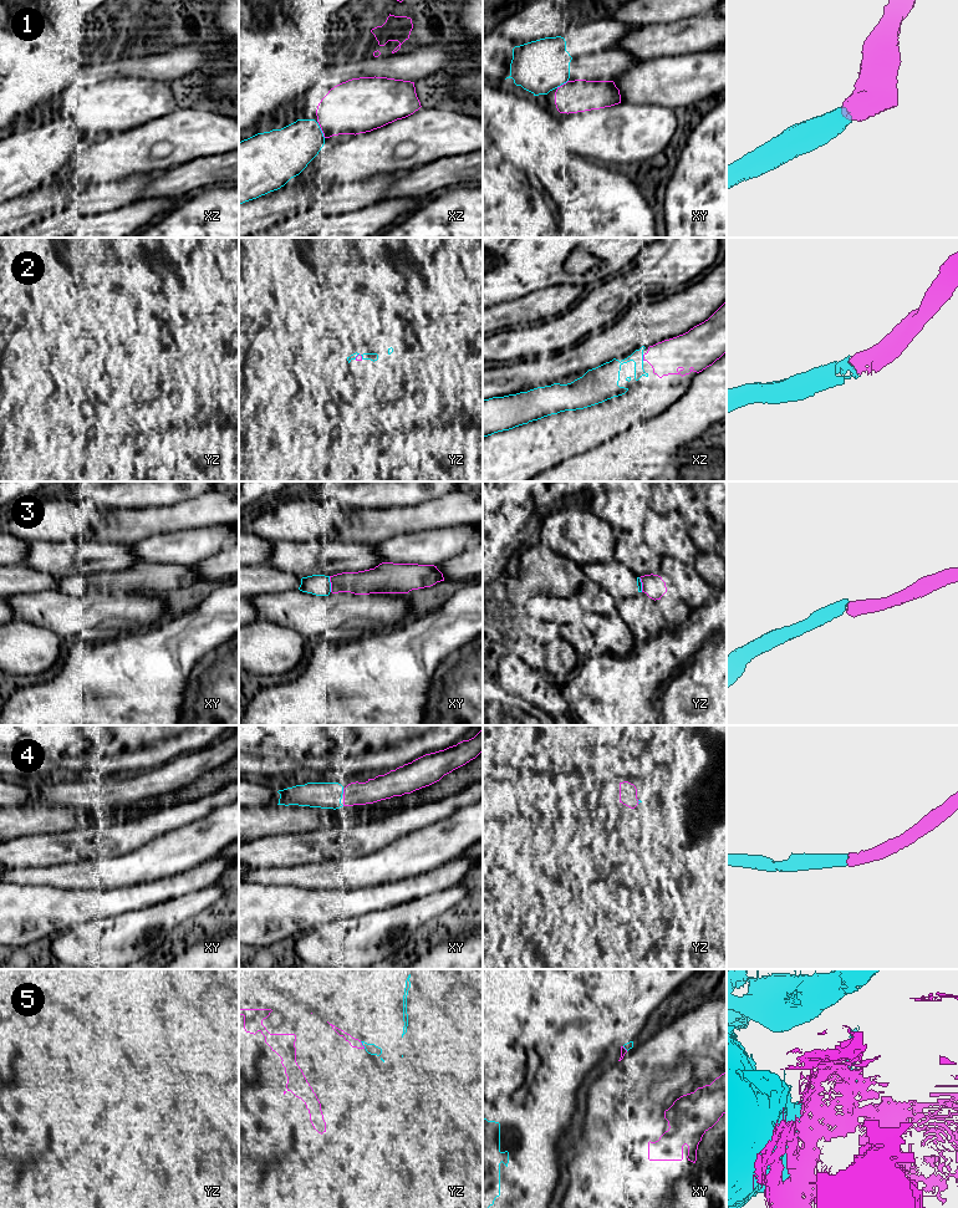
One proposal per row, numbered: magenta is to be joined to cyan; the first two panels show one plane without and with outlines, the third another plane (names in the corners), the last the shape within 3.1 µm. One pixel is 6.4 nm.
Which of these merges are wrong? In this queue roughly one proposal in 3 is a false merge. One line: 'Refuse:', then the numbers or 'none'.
Refuse: 5

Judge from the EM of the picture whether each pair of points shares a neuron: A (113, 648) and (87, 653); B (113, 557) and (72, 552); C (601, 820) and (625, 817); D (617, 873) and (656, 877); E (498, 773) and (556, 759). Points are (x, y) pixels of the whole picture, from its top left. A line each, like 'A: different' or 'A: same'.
A: same
B: same
C: same
D: same
E: same

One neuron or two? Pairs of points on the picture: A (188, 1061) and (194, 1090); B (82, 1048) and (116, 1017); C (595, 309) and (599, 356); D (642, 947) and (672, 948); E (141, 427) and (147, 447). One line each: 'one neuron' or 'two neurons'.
A: two neurons
B: two neurons
C: two neurons
D: one neuron
E: two neurons

